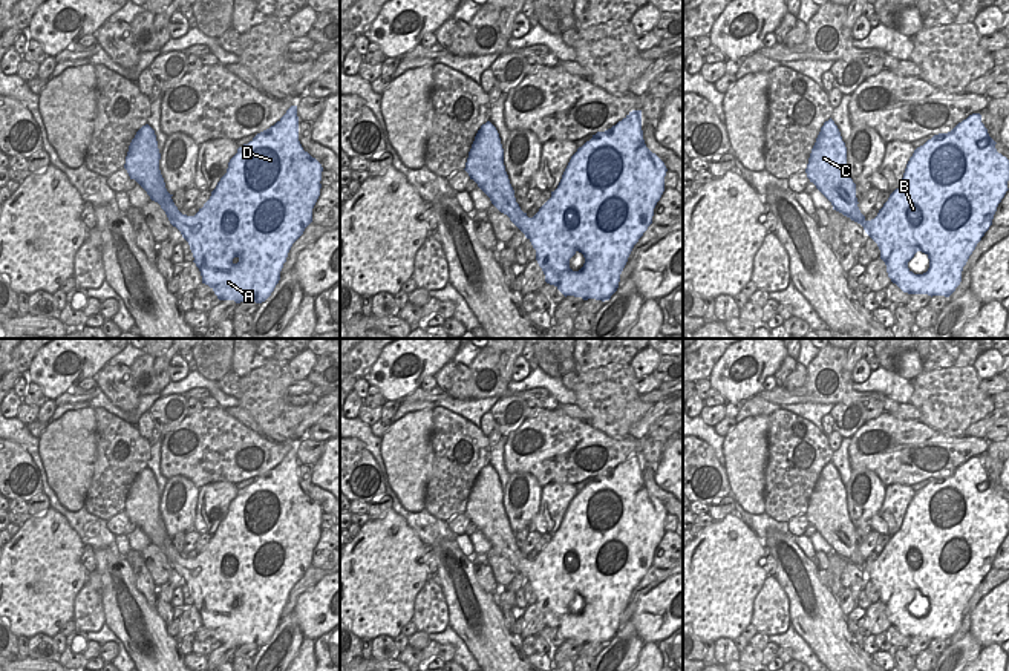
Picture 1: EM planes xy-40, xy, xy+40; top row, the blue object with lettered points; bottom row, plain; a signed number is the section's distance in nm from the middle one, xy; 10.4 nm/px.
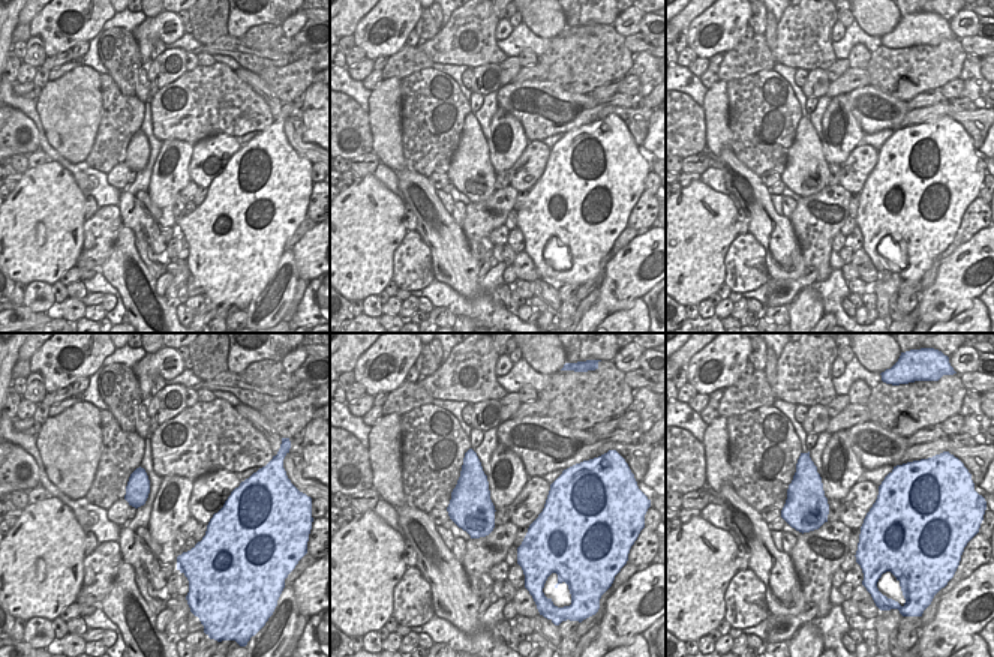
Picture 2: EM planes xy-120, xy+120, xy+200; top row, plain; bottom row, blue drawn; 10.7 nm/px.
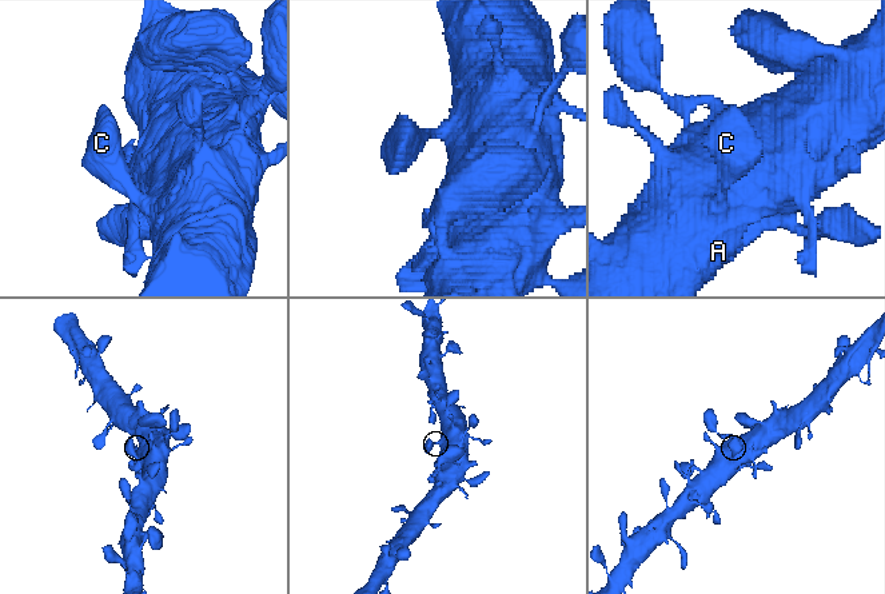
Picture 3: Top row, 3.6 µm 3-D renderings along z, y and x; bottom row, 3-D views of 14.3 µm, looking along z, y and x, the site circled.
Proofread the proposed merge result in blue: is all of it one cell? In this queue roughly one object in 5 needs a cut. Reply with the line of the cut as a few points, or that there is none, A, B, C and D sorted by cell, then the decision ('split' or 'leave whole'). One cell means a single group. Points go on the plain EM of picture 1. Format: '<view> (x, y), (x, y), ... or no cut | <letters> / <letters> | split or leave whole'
no cut | A B C D | leave whole

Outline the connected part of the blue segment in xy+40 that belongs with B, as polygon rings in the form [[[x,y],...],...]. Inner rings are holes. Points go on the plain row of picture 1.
[[[980,457],[969,458],[948,476],[934,478],[914,493],[900,529],[871,564],[857,550],[856,527],[847,510],[847,490],[831,461],[821,470],[805,516],[833,553],[860,567],[877,587],[893,627],[908,637],[949,640],[960,628],[963,610],[992,568],[997,550],[1009,533],[1009,502],[997,495],[995,487]],[[917,594],[929,602],[929,611],[923,617],[914,617],[908,611]]]

